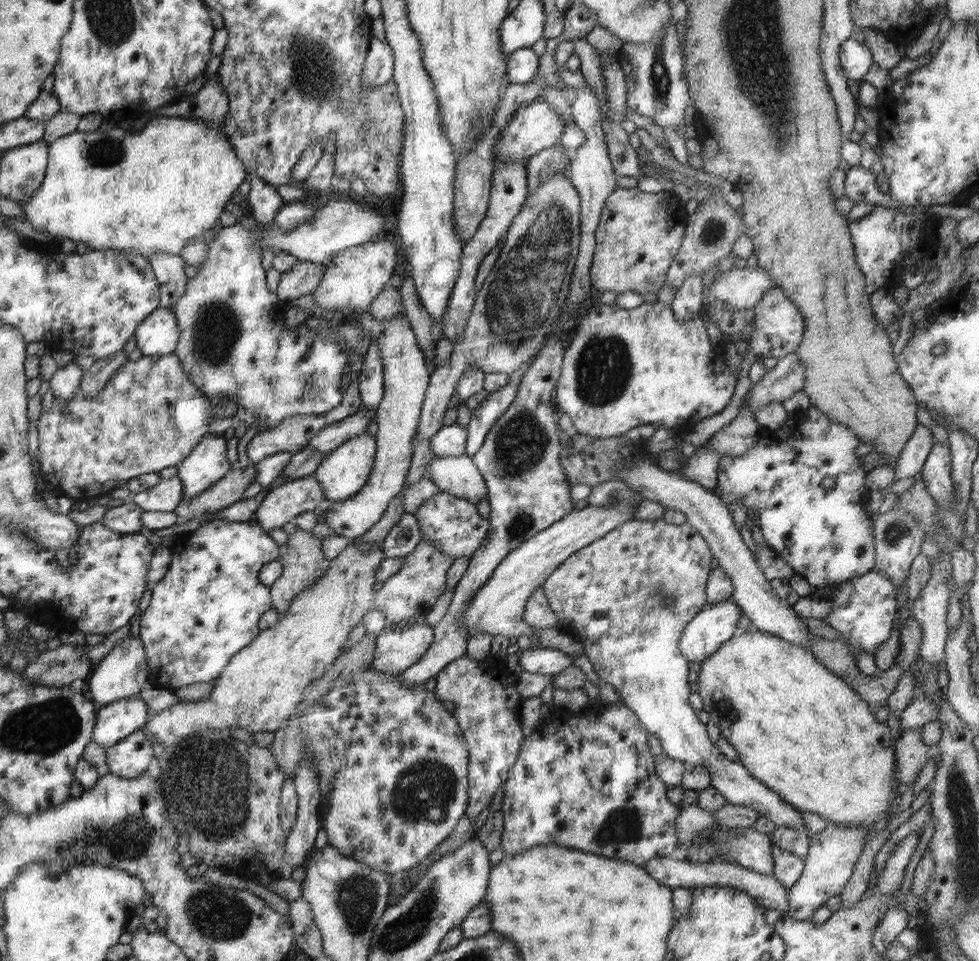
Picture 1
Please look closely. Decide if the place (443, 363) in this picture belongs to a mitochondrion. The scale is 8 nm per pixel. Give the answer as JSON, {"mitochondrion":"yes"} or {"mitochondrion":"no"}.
{"mitochondrion":"no"}

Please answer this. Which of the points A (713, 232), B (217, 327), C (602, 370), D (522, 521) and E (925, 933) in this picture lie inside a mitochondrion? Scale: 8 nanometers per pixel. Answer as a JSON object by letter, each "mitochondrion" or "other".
{"A":"mitochondrion","B":"mitochondrion","C":"mitochondrion","D":"mitochondrion","E":"other"}

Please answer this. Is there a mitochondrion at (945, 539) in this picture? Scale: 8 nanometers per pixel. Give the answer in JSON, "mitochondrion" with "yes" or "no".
{"mitochondrion":"no"}

